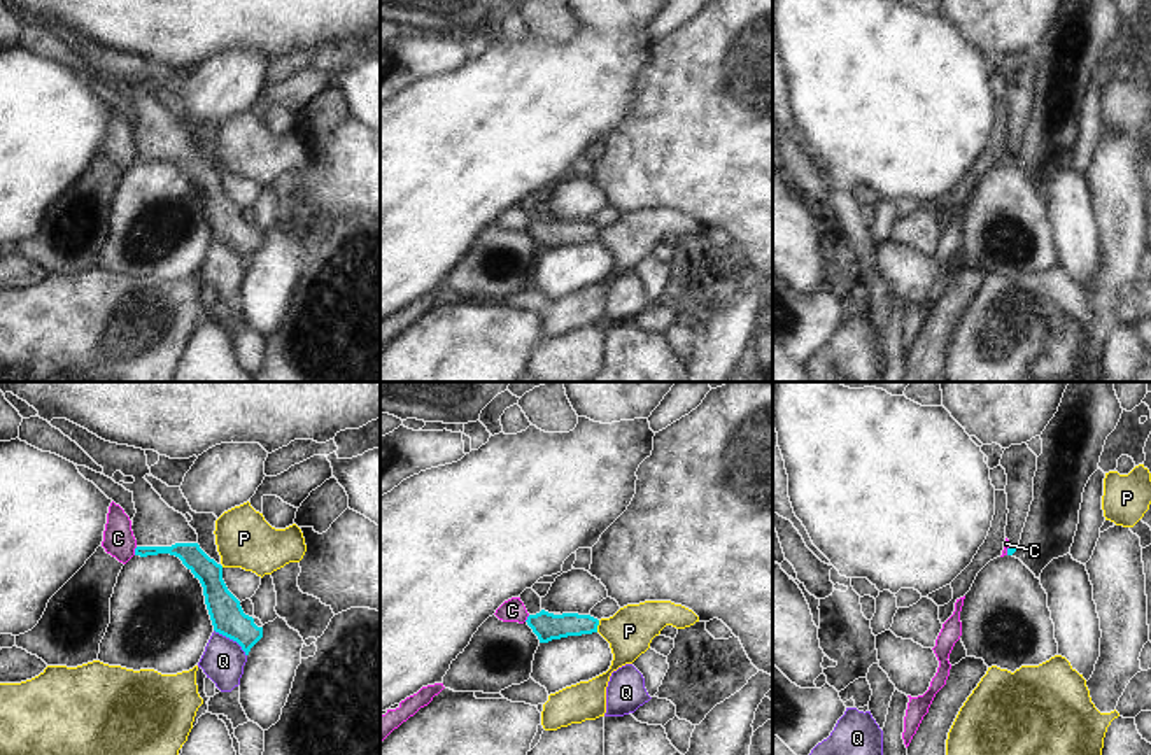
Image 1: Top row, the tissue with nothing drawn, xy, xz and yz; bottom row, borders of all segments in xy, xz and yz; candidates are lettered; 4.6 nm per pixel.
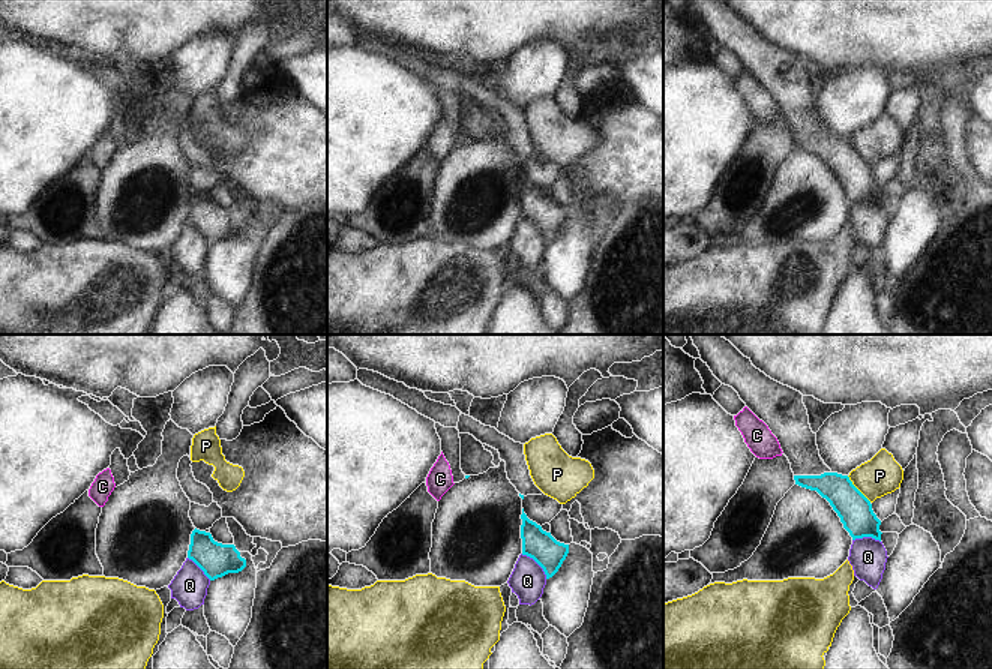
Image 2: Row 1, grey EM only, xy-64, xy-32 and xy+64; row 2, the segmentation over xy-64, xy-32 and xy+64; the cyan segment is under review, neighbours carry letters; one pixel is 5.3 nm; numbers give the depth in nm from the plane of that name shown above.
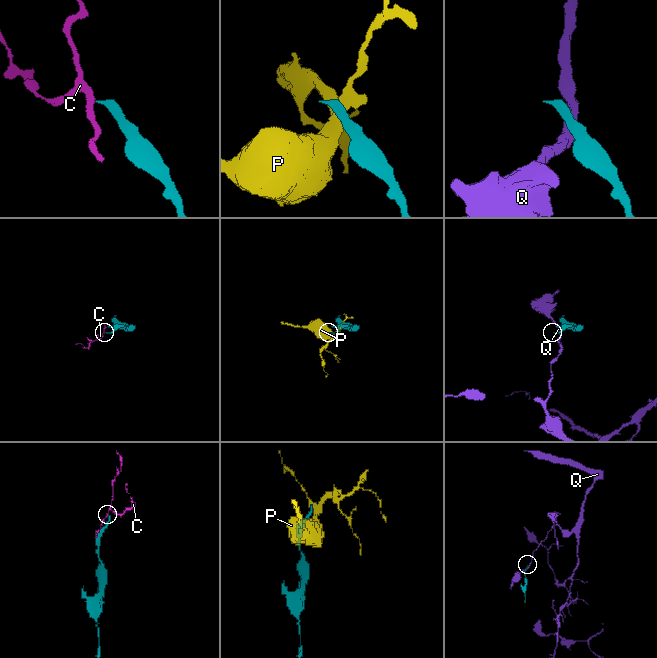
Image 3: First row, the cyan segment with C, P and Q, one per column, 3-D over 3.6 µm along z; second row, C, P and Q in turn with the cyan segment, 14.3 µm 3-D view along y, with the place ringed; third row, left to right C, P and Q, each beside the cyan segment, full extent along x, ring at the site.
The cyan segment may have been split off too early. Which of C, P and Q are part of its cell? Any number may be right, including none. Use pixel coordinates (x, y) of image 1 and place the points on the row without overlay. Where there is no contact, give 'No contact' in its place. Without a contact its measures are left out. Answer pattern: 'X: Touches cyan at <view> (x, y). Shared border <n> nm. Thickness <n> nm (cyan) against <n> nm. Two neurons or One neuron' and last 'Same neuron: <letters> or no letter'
C: Touches cyan at xy (135, 158). Shared border 40 nm. Thickness 100 nm (cyan) against 140 nm. Two neurons
P: Touches cyan at xz (598, 232). Shared border 60 nm. Thickness 130 nm (cyan) against 220 nm. Two neurons
Q: Touches cyan at xy (232, 246). Shared border 200 nm. Thickness 160 nm (cyan) against 200 nm. Two neurons
Same neuron: no letter

